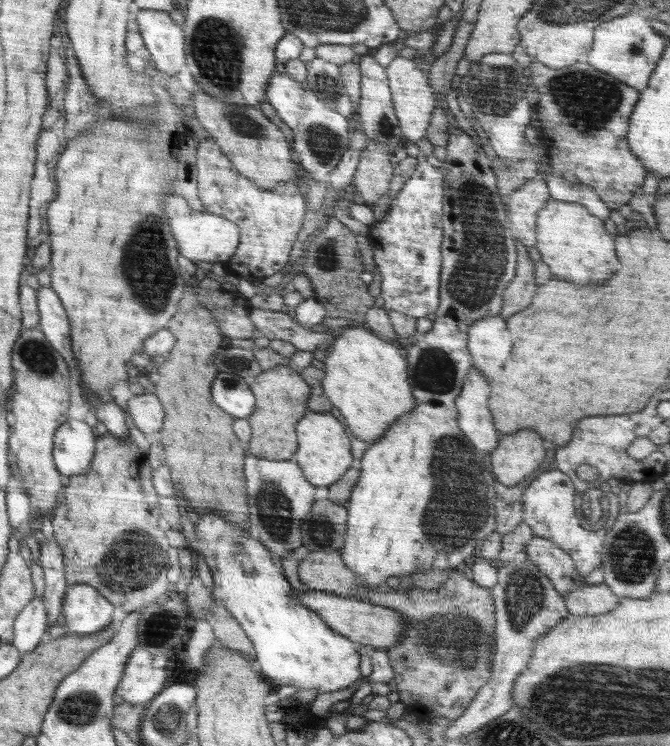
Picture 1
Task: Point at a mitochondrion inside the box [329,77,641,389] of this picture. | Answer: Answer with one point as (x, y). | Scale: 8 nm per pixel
(483, 256)

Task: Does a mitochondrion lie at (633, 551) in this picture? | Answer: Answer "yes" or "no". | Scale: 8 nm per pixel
yes

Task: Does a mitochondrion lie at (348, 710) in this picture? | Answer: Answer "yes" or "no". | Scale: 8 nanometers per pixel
no

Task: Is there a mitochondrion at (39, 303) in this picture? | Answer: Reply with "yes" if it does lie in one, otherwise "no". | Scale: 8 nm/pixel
no

